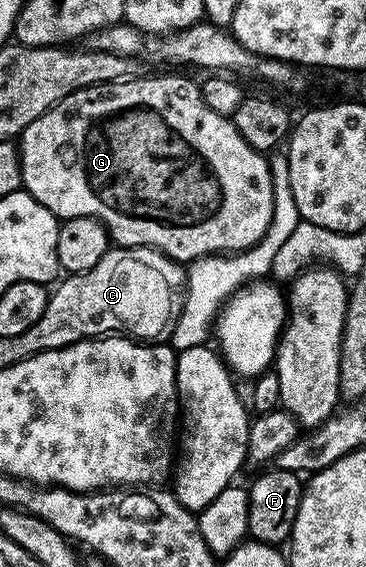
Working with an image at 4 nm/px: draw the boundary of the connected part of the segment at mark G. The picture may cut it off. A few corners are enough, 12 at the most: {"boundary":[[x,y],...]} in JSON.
{"boundary":[[180,74],[20,134],[57,219],[181,264],[248,250],[269,159]]}

